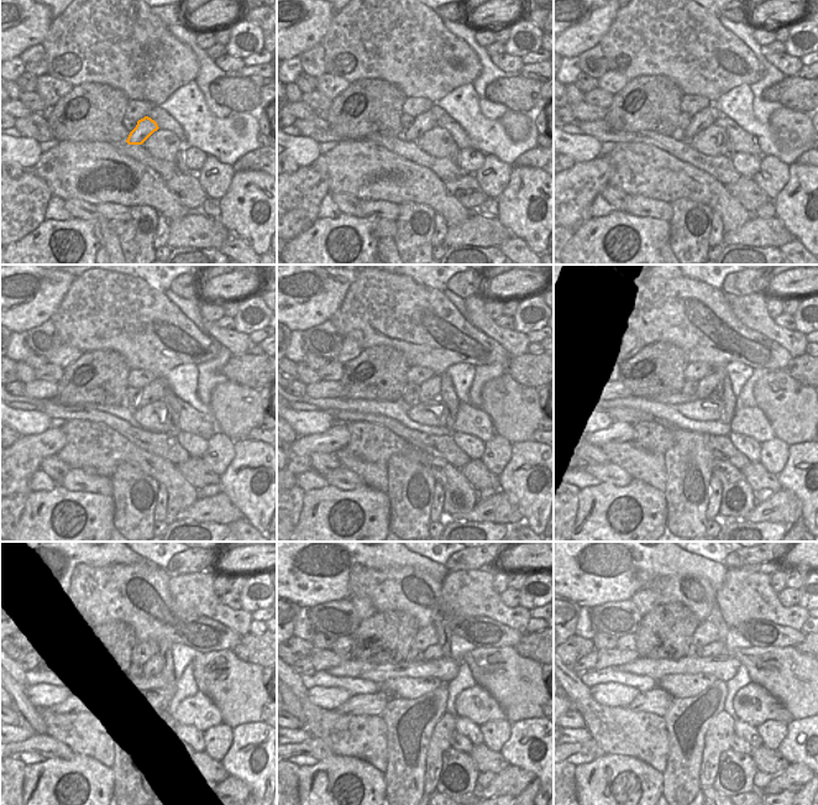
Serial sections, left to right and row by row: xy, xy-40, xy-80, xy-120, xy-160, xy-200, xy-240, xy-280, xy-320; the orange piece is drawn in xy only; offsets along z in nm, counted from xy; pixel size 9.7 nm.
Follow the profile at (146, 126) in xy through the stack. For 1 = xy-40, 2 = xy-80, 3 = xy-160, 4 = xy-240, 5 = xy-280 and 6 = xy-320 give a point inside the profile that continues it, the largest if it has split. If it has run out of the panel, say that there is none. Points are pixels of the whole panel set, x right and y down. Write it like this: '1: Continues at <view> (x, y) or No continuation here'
1: Continues at xy-40 (425, 121)
2: Continues at xy-80 (703, 119)
3: Continues at xy-160 (429, 390)
4: Continues at xy-240 (155, 665)
5: Continues at xy-280 (434, 652)
6: Continues at xy-320 (716, 648)

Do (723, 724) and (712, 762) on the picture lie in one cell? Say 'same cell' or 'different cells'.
same cell

